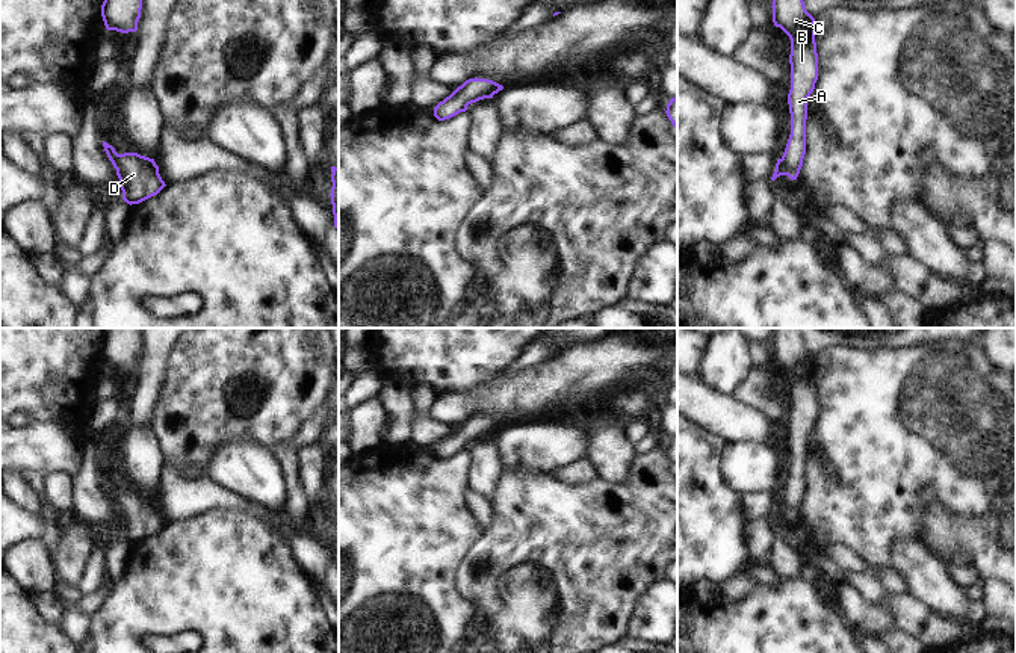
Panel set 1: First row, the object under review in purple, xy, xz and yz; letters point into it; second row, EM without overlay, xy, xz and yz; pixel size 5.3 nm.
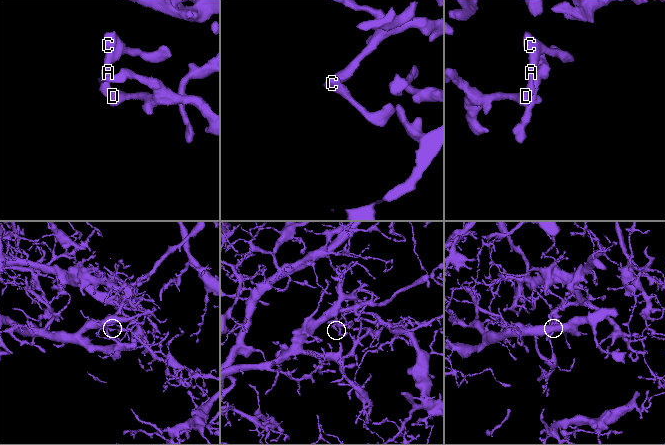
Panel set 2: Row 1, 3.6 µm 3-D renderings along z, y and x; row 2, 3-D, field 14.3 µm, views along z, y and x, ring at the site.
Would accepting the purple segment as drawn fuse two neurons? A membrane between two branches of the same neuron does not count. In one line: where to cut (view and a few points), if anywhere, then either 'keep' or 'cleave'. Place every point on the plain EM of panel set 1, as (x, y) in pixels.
no cut | keep

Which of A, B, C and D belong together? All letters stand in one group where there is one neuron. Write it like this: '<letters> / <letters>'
A B C D

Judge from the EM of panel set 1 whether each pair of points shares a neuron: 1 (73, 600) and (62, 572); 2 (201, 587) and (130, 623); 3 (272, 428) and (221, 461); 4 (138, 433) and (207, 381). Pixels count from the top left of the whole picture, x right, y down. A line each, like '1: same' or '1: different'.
1: different
2: same
3: different
4: different

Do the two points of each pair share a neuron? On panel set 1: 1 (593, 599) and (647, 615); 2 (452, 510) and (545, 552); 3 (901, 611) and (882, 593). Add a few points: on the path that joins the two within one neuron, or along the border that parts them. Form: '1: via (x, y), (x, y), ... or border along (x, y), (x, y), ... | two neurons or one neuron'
1: border along (655, 582), (637, 600), (628, 622), (626, 635) | two neurons
2: border along (483, 531), (461, 560) | two neurons
3: via (897, 606), (886, 597) | one neuron

